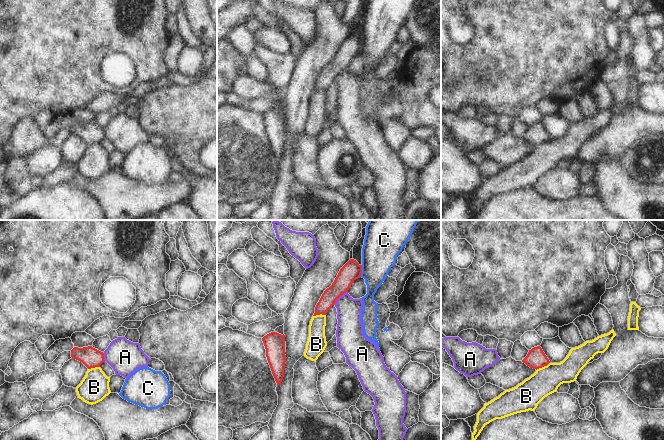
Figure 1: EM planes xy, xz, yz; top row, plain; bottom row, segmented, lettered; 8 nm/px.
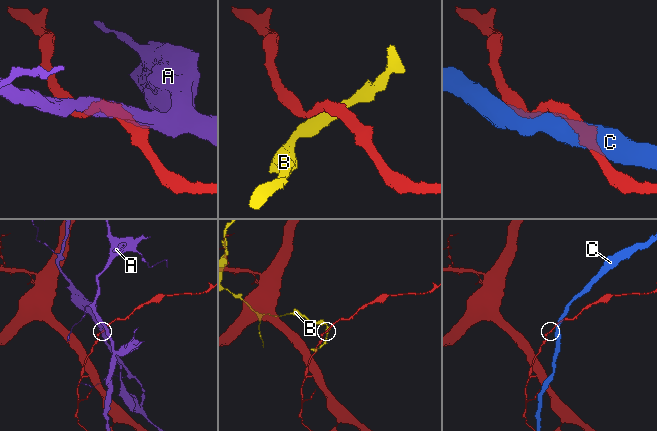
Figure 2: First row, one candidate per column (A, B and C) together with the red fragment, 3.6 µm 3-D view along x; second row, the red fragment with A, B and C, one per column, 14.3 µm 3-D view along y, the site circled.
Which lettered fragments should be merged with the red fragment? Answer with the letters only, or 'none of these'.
none of these

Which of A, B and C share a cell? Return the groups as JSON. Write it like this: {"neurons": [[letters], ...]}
{"neurons": [["A"], ["B"], ["C"]]}

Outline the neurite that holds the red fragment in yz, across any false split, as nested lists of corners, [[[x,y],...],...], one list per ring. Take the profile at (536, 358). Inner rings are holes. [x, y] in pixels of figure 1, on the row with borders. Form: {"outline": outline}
{"outline": [[[540,346],[534,347],[529,350],[527,356],[522,360],[522,362],[530,368],[536,370],[547,366],[550,363],[549,359]]]}

